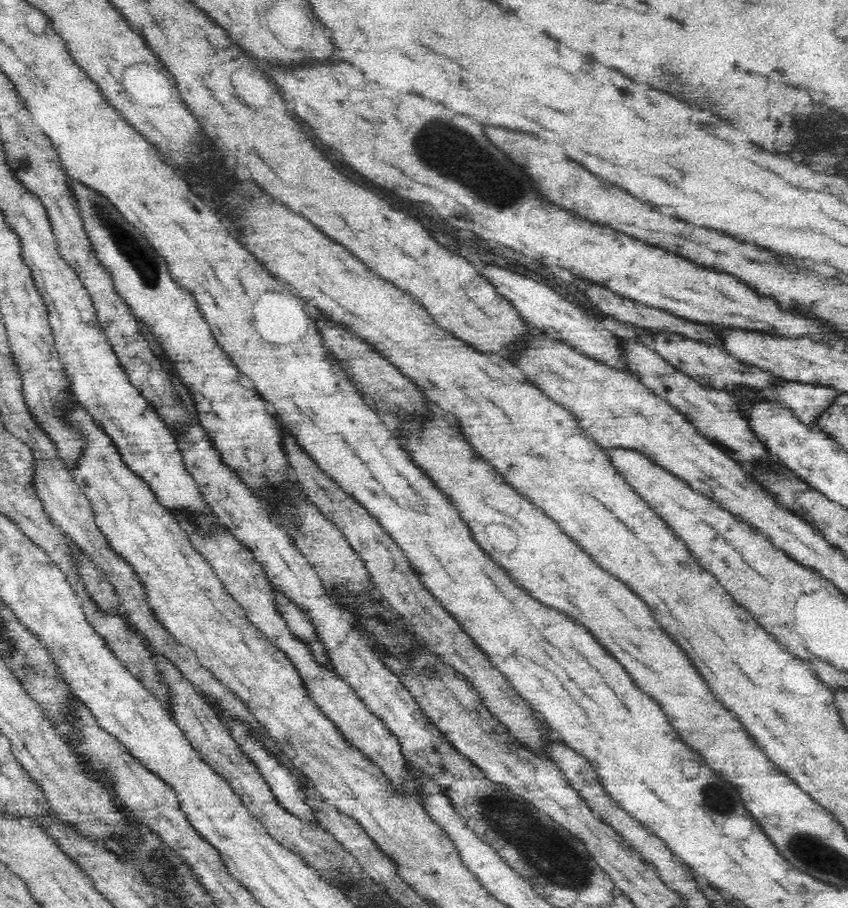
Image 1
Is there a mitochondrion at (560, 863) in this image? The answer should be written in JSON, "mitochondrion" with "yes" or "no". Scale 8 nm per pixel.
{"mitochondrion":"yes"}

